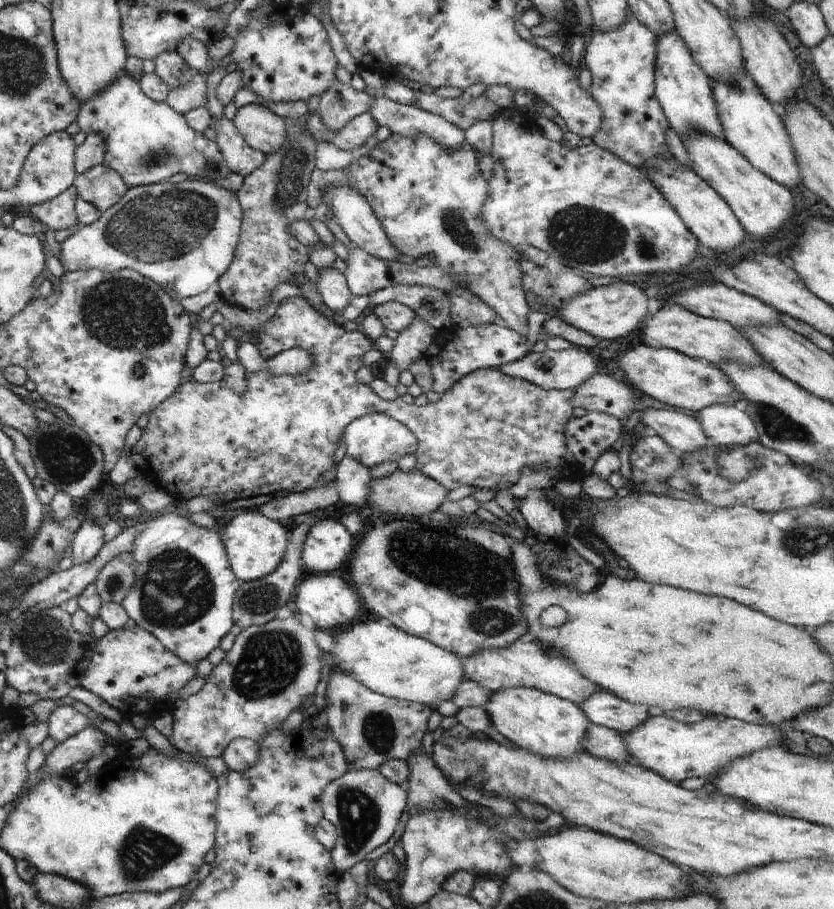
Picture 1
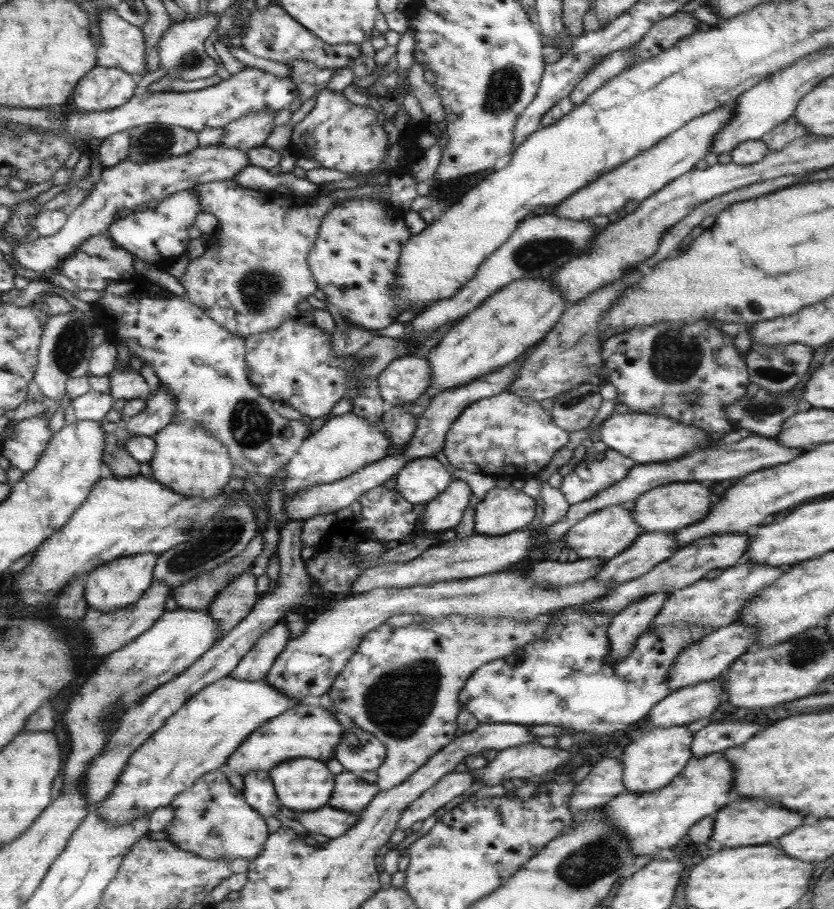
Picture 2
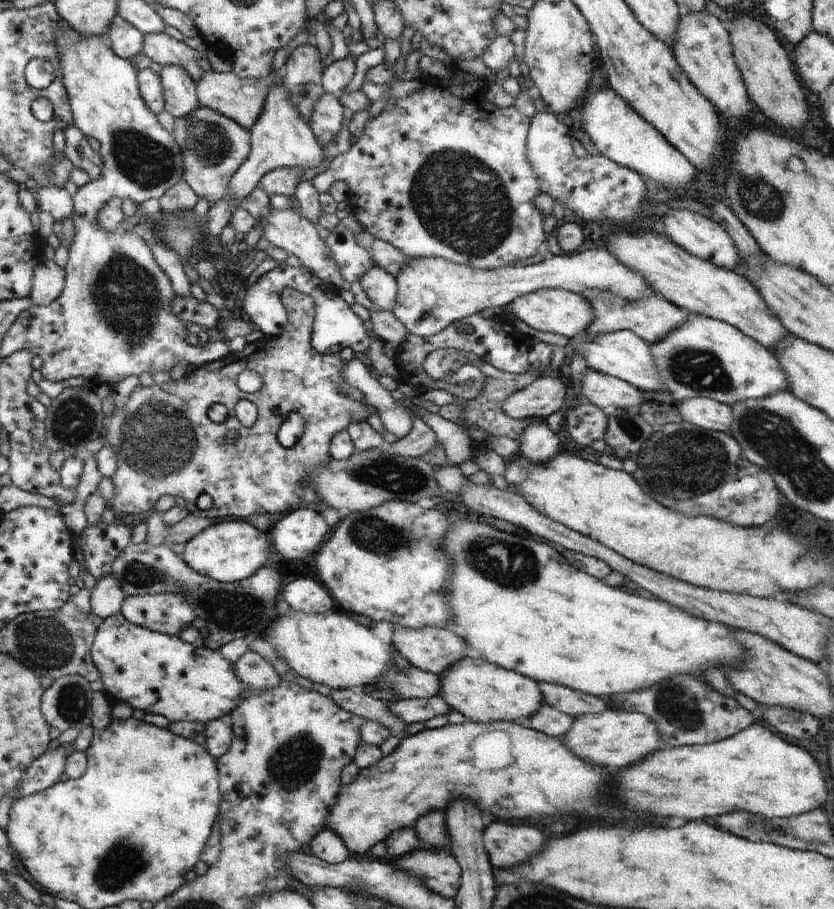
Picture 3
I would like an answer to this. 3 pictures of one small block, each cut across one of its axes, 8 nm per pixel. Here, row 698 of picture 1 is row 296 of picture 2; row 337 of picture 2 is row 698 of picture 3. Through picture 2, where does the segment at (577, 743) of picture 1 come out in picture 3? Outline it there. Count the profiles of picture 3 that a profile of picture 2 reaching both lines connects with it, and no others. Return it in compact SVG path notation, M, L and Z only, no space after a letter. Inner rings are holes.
M484 659L459 660L439 678L442 700L453 711L475 723L516 723L535 714L543 704L537 682Z

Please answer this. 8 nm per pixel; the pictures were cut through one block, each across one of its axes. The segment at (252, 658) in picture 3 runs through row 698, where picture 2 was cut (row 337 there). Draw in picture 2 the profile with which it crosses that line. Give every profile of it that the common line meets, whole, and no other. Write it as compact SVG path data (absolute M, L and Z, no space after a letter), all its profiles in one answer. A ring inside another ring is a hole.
M221 179L205 183L202 182L201 184L196 184L195 186L192 186L192 188L189 188L198 196L200 212L209 212L209 214L213 214L213 216L218 220L218 225L216 231L208 235L208 239L205 241L206 245L203 254L189 260L185 267L185 271L178 278L179 284L183 286L185 294L187 295L186 300L191 304L198 306L211 320L213 320L213 322L216 322L219 326L225 328L229 333L233 334L233 336L243 339L249 336L259 336L259 333L269 332L269 330L275 330L279 323L282 323L286 318L291 317L291 313L295 314L298 308L313 304L311 295L318 288L316 287L313 275L308 271L308 267L306 266L306 254L308 253L308 248L311 246L311 243L317 236L322 216L327 211L330 211L330 208L335 203L338 204L338 202L333 202L332 199L323 195L324 190L327 192L327 190L335 189L327 189L323 185L324 183L319 184L320 190L318 190L318 193L313 196L313 198L305 198L305 202L301 204L301 206L303 206L301 210L295 210L295 198L285 200L285 198L273 194L271 200L265 202L265 196L263 196L263 194L257 194L257 191L255 191L255 194L251 194L250 189L243 188L240 184L234 182L233 179Z

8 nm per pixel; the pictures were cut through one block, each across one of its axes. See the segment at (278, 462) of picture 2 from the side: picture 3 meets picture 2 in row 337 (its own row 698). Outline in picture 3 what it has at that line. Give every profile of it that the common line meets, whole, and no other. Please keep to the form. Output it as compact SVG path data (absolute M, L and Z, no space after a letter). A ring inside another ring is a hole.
M120 613L102 620L90 647L90 658L103 685L103 694L109 703L125 703L131 709L144 714L155 714L167 718L169 723L183 721L211 721L226 719L239 704L242 685L235 679L232 664L218 651L195 647L183 642L178 636L155 633L127 622Z

